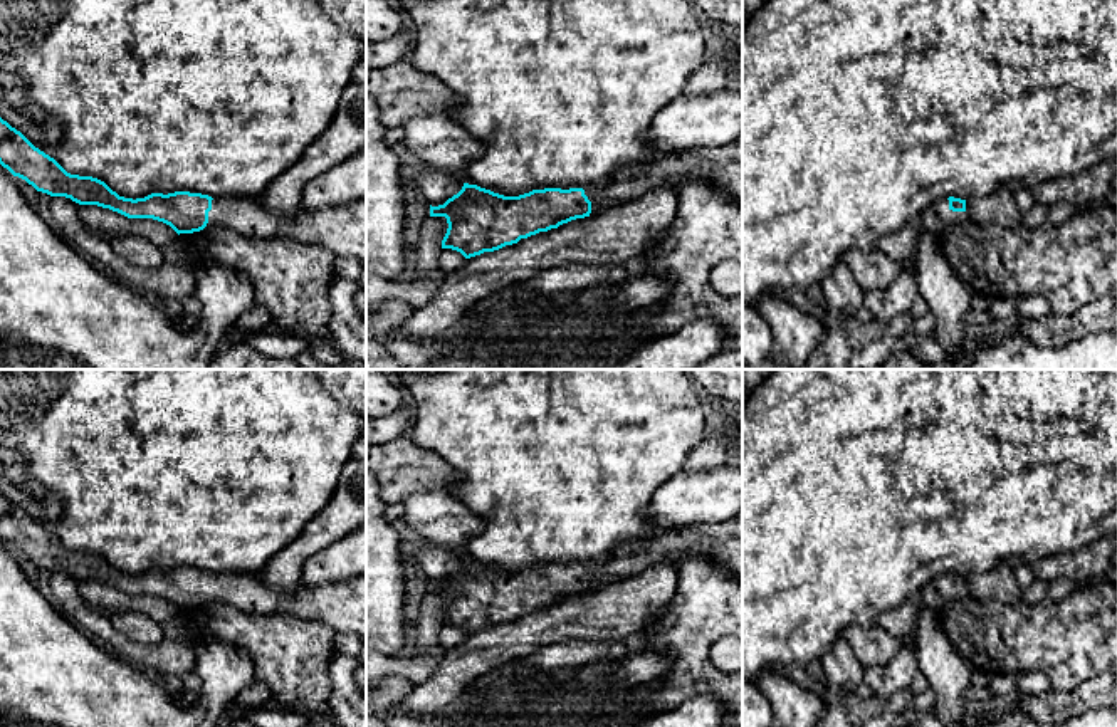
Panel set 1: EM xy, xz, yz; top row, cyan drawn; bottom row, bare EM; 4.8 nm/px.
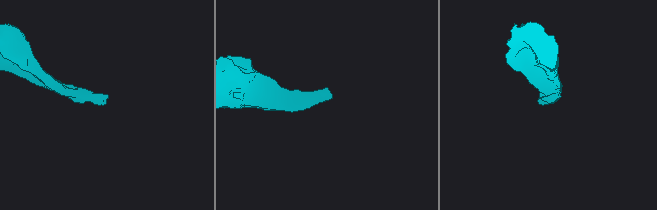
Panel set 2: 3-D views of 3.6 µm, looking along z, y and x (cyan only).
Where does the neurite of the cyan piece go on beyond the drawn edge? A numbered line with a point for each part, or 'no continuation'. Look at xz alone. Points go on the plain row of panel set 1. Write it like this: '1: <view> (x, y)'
1: xz (723, 543)

